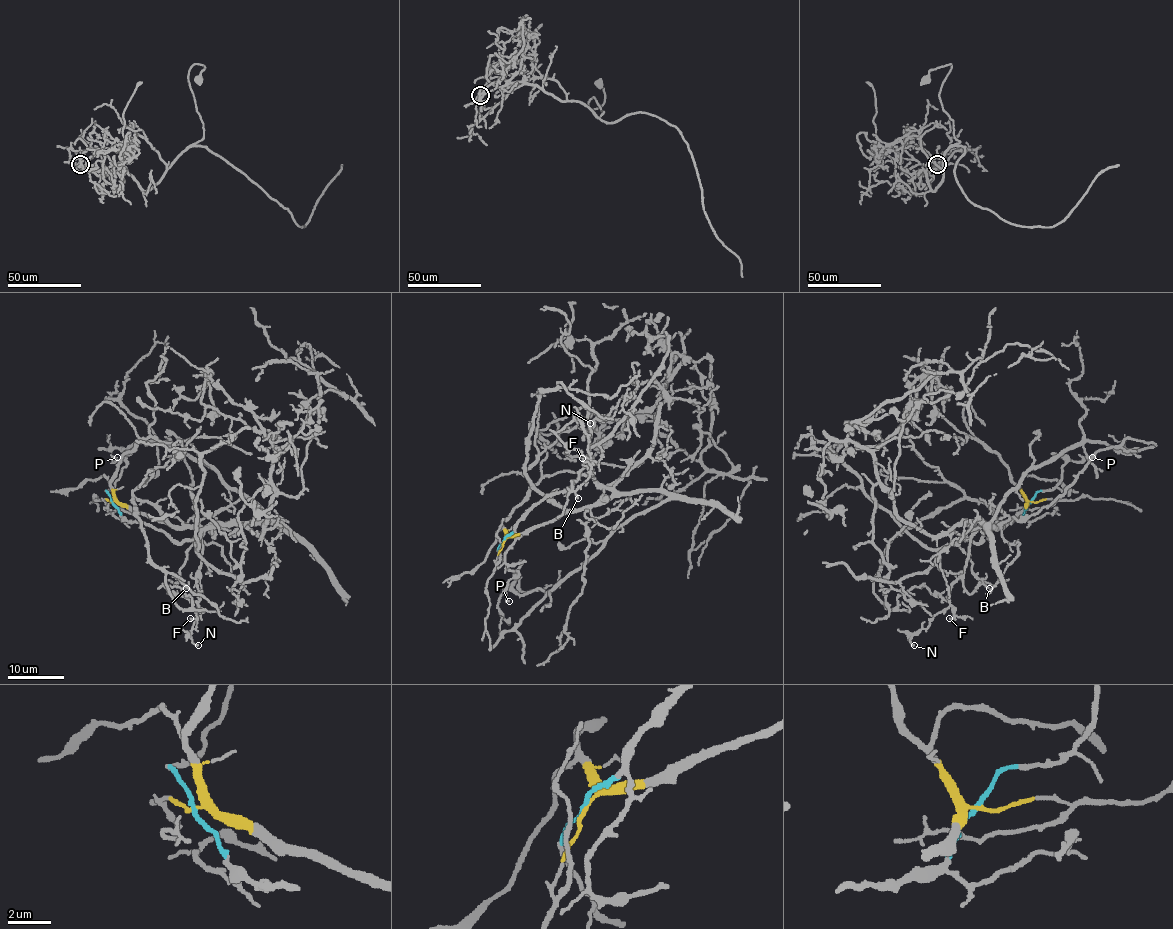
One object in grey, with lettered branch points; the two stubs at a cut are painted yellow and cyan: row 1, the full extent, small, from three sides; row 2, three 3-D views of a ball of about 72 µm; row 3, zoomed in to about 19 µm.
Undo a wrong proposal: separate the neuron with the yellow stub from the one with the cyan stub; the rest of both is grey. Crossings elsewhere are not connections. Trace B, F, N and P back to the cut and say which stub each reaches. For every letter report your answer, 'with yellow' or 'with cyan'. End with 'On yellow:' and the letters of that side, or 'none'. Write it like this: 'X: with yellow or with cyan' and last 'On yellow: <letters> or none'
B: with cyan
F: with cyan
N: with cyan
P: with cyan
On yellow: none

